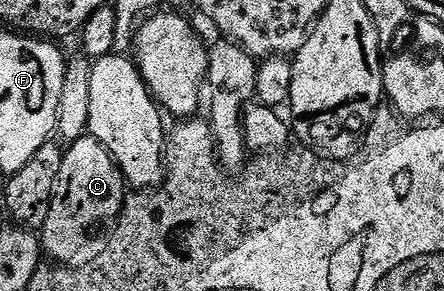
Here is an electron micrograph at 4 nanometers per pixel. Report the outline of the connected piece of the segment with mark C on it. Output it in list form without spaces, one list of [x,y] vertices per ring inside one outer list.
[[[90,135],[72,142],[63,154],[49,217],[41,230],[41,247],[59,263],[71,263],[89,231],[103,221],[114,220],[127,198],[127,184],[108,149]]]

